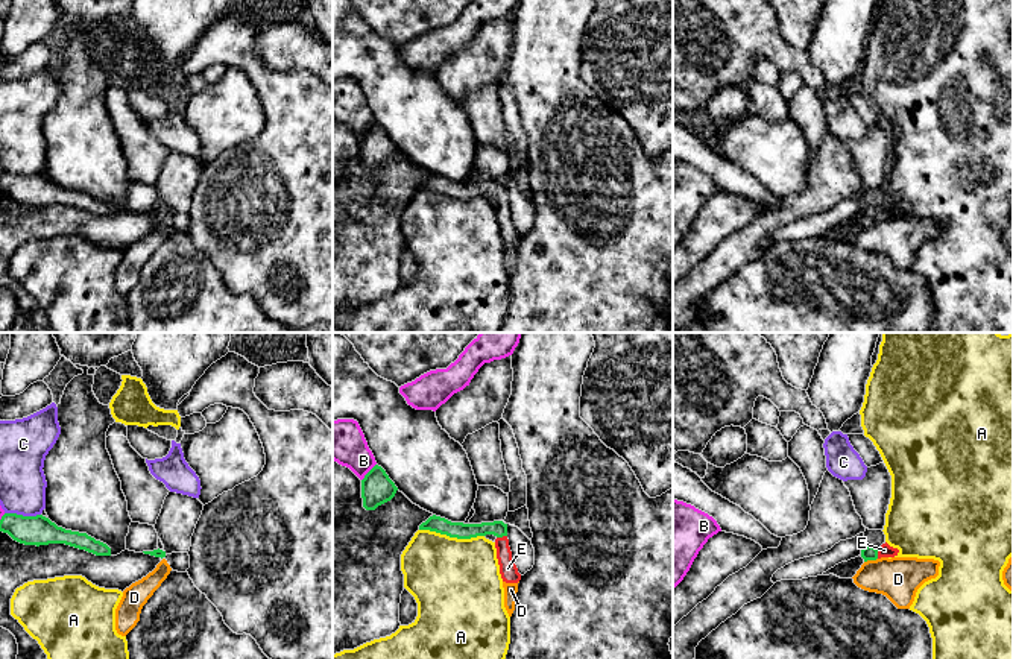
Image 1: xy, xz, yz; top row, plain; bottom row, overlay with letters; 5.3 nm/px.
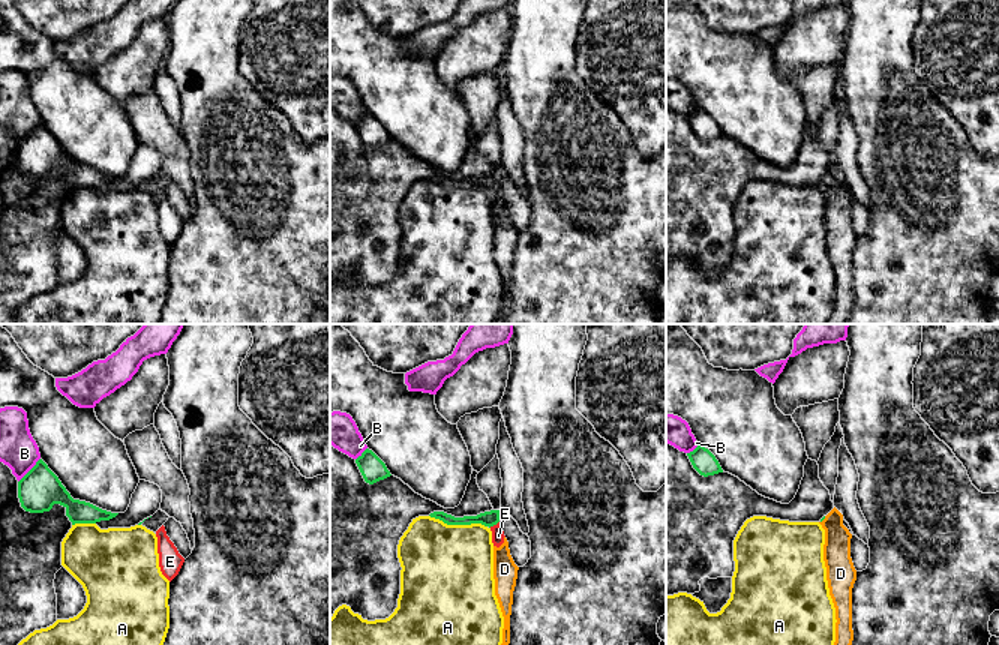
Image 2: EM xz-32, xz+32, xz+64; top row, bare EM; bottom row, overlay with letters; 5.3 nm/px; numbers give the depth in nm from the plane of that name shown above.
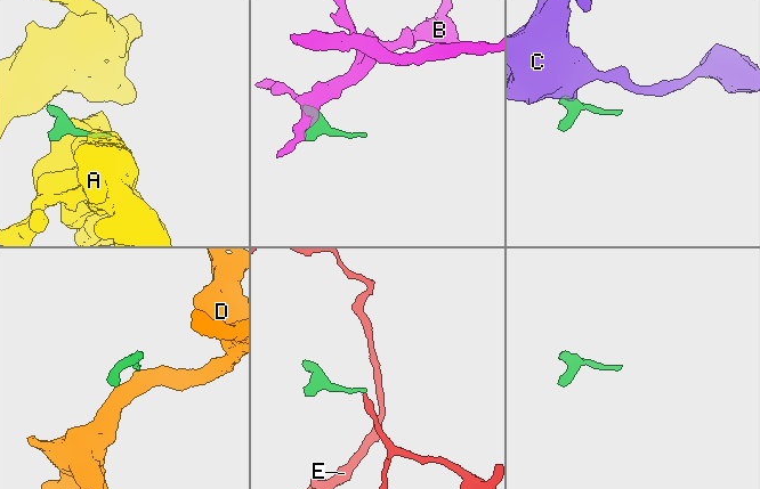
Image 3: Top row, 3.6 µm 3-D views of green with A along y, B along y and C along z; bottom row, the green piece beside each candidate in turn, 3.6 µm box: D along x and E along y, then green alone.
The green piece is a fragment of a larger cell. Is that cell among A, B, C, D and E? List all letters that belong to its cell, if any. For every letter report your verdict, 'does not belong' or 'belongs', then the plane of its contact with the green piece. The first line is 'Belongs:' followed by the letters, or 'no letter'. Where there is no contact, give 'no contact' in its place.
Belongs: E
A: does not belong; meets green in xz
B: does not belong; meets green in xz
C: does not belong; meets green in xy
D: does not belong; meets green in yz
E: belongs; meets green in xz

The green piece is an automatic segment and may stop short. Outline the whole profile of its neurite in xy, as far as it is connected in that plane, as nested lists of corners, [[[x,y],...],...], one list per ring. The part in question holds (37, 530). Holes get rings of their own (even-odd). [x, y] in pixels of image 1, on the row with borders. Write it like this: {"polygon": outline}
{"polygon": [[[5,513],[0,519],[0,531],[8,533],[14,541],[24,545],[65,544],[96,556],[111,556],[111,548],[106,544],[96,541],[87,533],[58,527],[43,515]]]}

